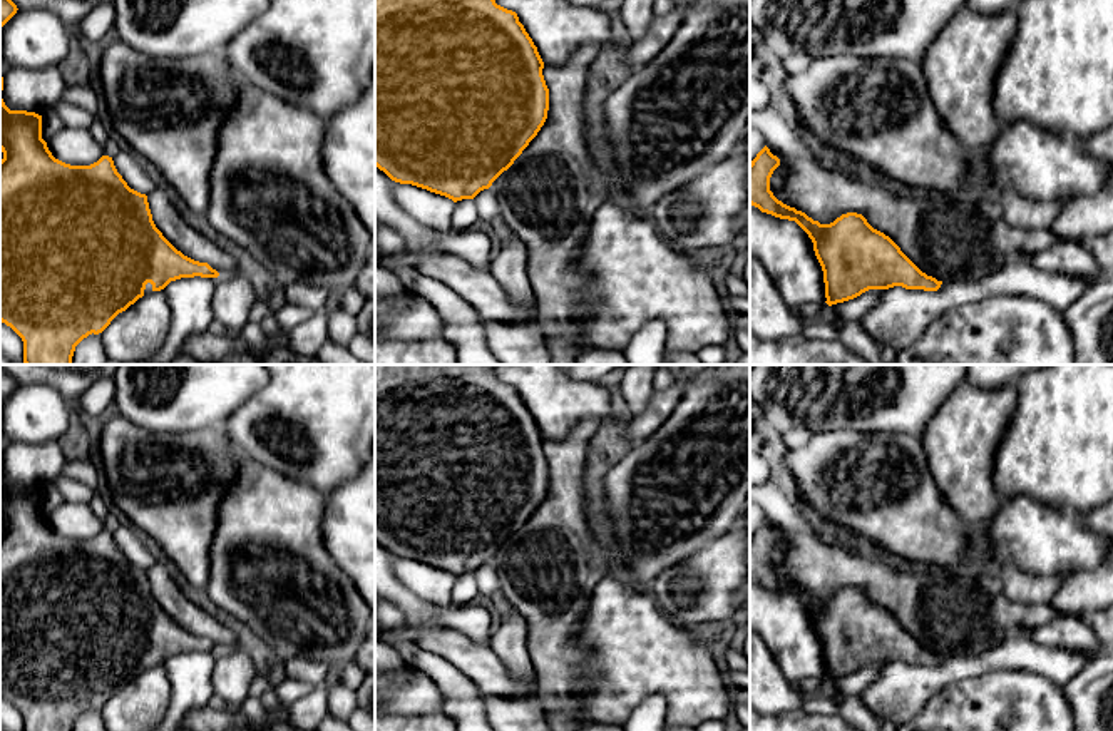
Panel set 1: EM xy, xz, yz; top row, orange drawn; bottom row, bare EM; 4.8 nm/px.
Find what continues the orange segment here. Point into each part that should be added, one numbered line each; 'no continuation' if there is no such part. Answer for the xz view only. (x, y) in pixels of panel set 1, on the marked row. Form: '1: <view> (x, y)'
no continuation

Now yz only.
no continuation

